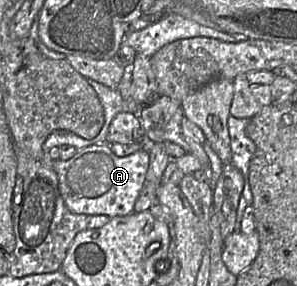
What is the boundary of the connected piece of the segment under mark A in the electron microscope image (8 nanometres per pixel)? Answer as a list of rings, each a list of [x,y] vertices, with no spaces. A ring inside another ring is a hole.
[[[56,130],[49,134],[43,144],[43,156],[41,160],[56,172],[61,196],[66,207],[73,213],[102,214],[110,218],[134,212],[135,202],[140,194],[149,167],[150,156],[147,149],[141,149],[127,156],[117,156],[110,148],[111,143],[104,142],[77,149],[75,155],[67,160],[50,159],[46,152],[52,147],[67,142],[63,141],[67,140],[65,138],[76,138],[76,133],[67,130]]]

